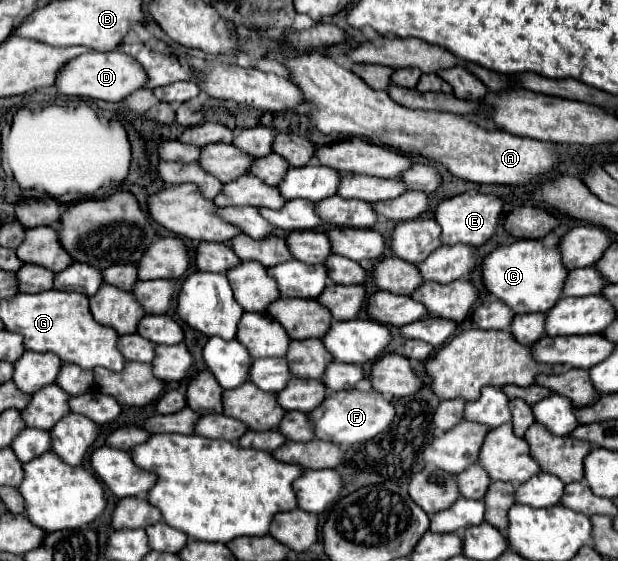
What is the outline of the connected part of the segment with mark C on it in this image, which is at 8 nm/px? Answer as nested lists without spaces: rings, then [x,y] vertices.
[[[519,240],[501,246],[483,260],[485,288],[511,306],[517,314],[549,312],[563,296],[563,286],[569,270],[563,266],[559,246],[545,246],[541,240]]]

